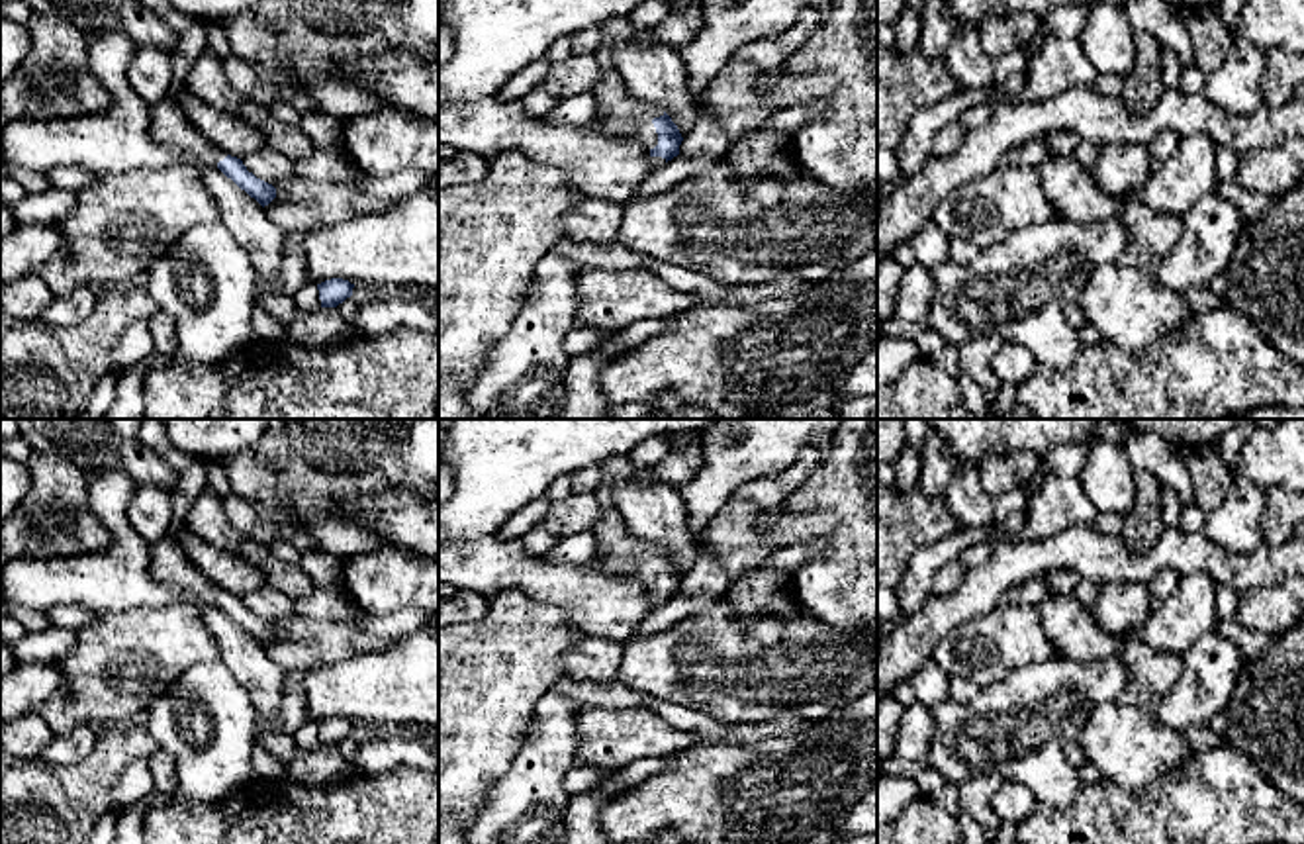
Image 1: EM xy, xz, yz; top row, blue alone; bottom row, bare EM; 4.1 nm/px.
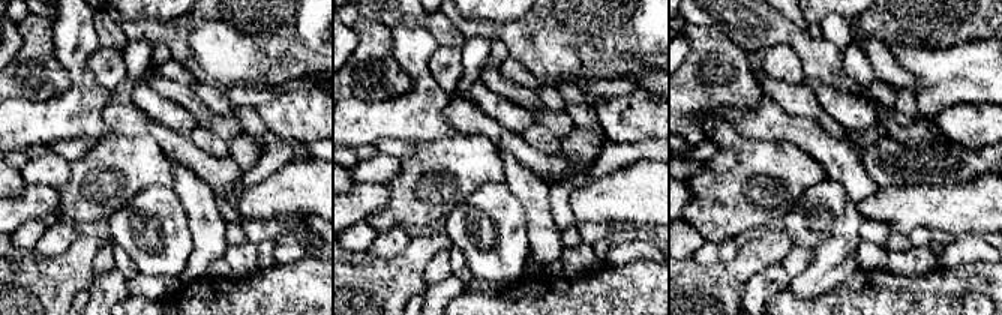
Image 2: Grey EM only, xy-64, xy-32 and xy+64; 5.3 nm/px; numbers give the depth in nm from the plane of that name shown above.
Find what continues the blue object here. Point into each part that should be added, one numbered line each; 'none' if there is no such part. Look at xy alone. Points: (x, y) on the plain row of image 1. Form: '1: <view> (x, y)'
1: xy (169, 564)

